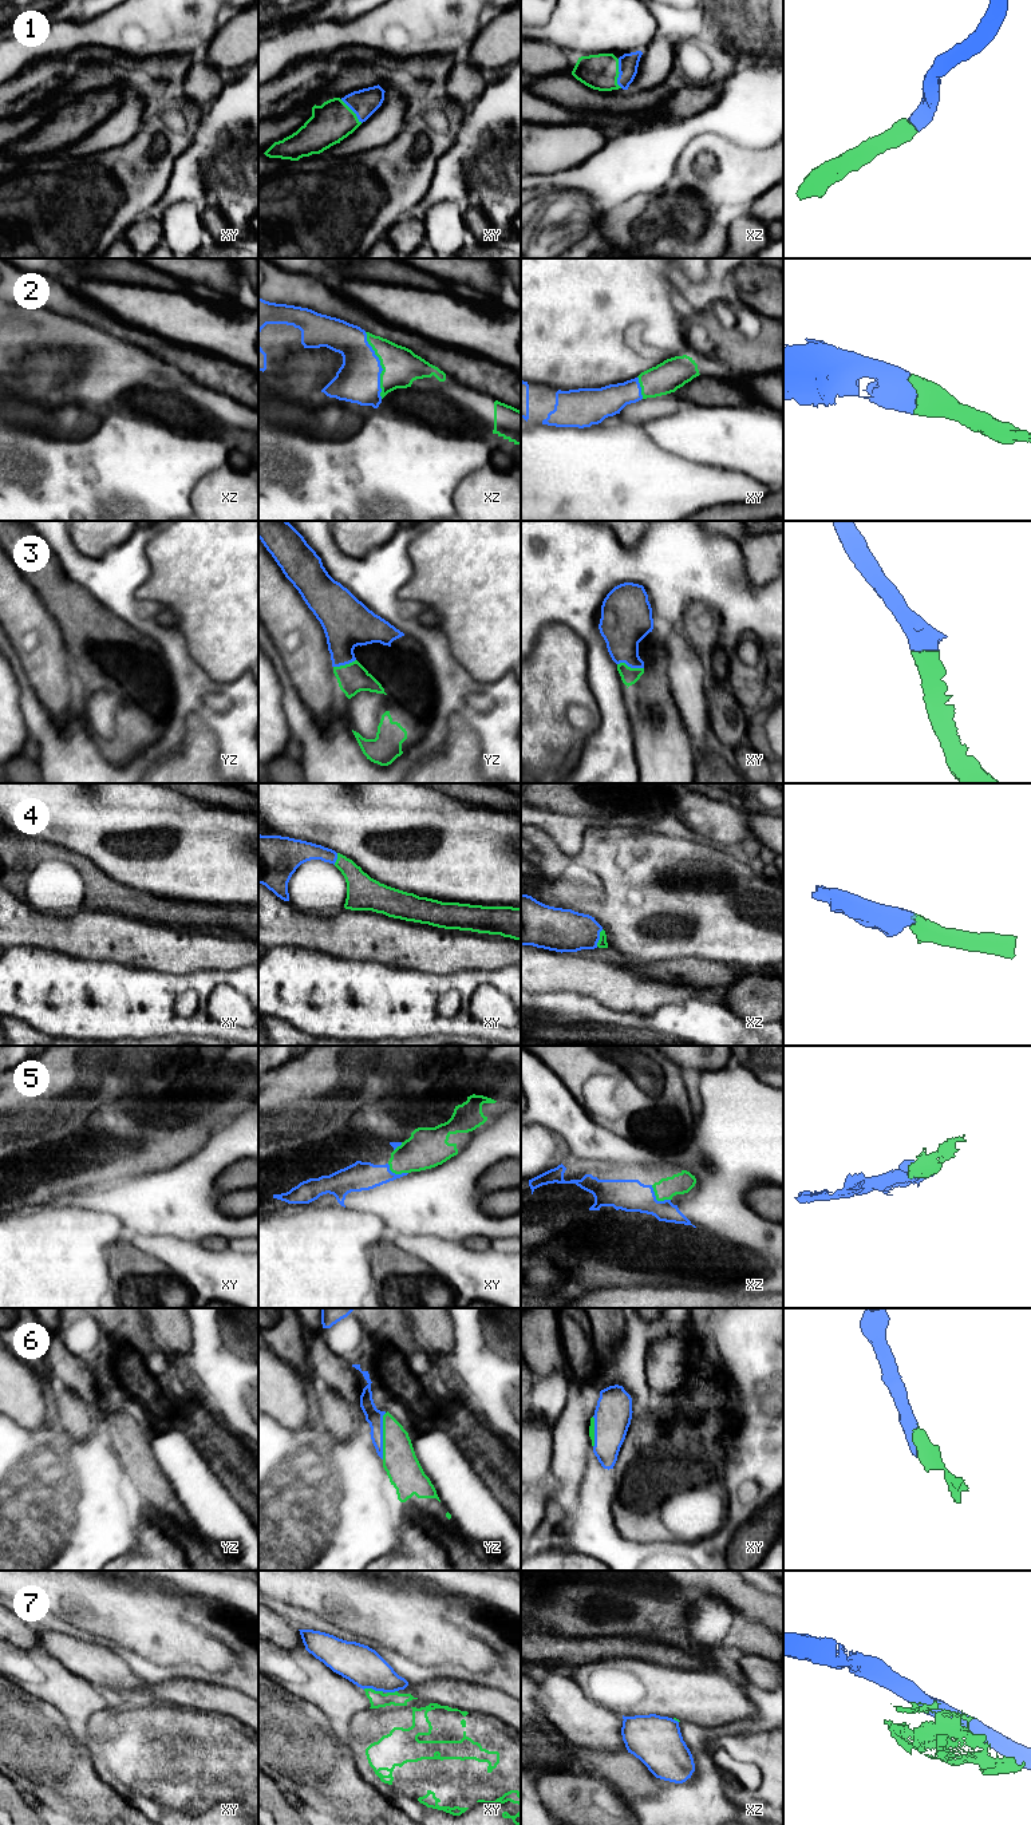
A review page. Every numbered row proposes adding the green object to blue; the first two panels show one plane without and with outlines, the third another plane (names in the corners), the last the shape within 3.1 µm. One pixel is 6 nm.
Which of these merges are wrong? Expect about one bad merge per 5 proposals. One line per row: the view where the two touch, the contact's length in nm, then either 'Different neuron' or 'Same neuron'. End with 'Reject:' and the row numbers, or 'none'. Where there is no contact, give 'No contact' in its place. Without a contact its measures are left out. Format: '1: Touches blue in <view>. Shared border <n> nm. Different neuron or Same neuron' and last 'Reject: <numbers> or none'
1: Touches blue in xz. Shared border 180 nm. Same neuron
2: Touches blue in xz. Shared border 420 nm. Same neuron
3: Touches blue in xy. Shared border 160 nm. Same neuron
4: Touches blue in xz. Shared border 110 nm. Same neuron
5: Touches blue in xz. Shared border 150 nm. Same neuron
6: Touches blue in yz. Shared border 280 nm. Same neuron
7: Touches blue in xy. Shared border 130 nm. Different neuron
Reject: 7

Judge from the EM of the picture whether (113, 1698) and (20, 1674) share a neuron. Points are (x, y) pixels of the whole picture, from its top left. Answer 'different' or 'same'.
different

